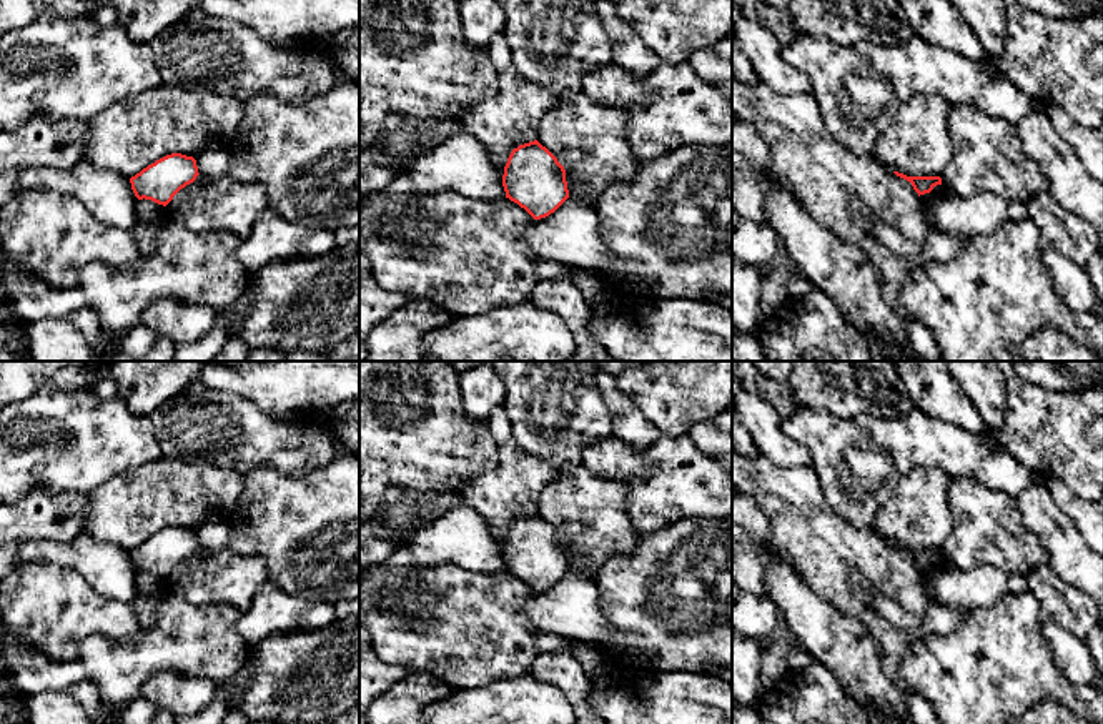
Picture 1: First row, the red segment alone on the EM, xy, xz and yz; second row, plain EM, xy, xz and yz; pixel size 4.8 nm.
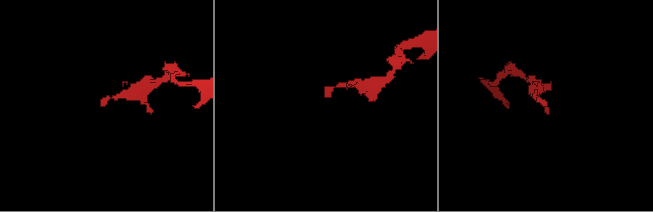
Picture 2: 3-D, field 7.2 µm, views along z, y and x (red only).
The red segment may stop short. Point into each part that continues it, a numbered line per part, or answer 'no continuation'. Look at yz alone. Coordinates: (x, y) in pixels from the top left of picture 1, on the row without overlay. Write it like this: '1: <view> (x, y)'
no continuation

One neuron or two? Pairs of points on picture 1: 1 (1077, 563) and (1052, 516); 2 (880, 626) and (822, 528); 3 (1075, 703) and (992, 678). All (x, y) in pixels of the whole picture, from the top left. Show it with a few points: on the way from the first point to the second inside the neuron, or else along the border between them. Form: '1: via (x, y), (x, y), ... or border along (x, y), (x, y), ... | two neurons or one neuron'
1: via (1067, 551), (1053, 528) | one neuron
2: via (855, 604), (827, 576), (824, 553) | one neuron
3: via (1055, 688), (1037, 678), (1012, 678) | one neuron

